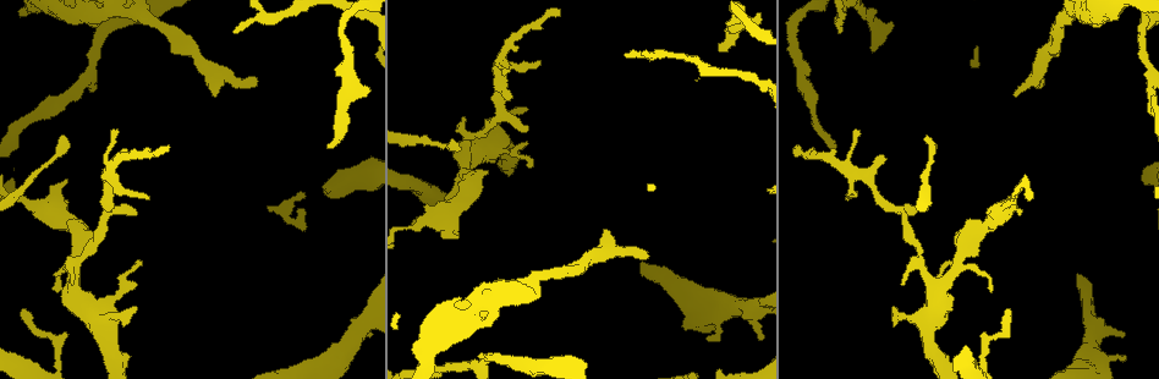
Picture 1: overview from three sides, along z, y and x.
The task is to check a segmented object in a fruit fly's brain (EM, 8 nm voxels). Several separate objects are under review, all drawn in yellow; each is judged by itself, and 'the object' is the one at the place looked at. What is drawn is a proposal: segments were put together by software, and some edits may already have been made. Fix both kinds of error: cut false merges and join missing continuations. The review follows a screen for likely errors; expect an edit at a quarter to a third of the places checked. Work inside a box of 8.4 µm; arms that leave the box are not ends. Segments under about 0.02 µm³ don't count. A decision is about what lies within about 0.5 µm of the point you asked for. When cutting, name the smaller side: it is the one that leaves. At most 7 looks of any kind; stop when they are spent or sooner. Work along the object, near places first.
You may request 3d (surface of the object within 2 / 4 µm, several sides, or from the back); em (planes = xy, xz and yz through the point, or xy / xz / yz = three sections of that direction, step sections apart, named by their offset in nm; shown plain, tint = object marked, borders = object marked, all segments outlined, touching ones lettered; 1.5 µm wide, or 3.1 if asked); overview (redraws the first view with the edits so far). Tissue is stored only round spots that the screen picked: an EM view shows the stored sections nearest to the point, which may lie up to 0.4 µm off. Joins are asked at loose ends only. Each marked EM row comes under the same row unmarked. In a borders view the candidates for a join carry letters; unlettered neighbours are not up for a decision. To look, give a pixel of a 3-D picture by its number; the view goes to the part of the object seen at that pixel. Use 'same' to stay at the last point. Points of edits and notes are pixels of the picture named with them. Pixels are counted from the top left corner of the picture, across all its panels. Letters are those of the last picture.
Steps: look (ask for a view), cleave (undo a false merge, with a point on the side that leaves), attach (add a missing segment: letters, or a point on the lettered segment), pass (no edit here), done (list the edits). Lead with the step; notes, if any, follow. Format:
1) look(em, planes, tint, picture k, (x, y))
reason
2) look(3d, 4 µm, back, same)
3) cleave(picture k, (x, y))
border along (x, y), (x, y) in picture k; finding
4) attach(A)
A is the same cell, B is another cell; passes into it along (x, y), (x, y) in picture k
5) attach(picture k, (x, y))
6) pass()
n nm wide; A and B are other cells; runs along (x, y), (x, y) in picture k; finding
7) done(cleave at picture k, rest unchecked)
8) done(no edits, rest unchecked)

look(em, planes, tint, picture 1, (1013, 200))
sharp bend

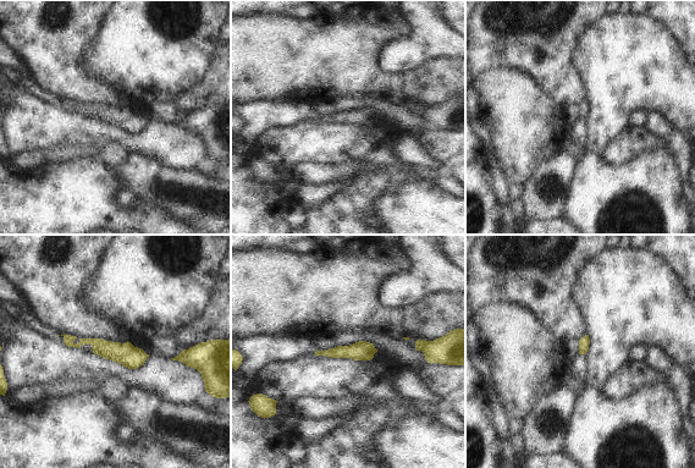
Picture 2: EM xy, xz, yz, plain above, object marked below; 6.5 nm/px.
look(em, planes, borders, same)

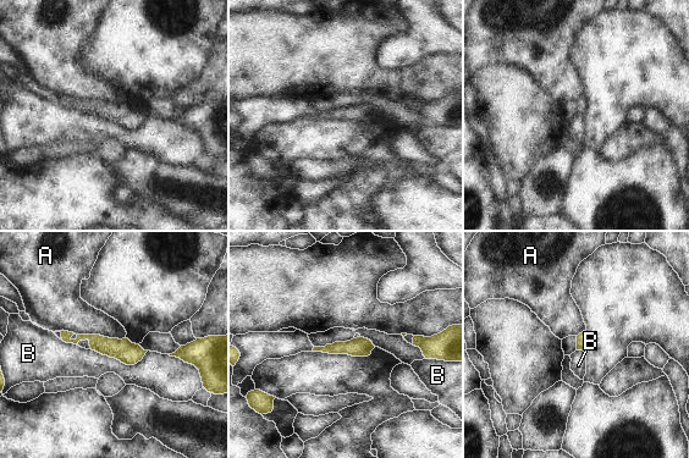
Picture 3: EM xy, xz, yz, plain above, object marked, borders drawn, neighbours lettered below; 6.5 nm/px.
pass()
B touches over 380 nm; A and B are other cells; runs along (64, 334), (141, 353) in picture 3; continuous, no second neuron

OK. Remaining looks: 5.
look(em, planes, borders, picture 1, (991, 288))

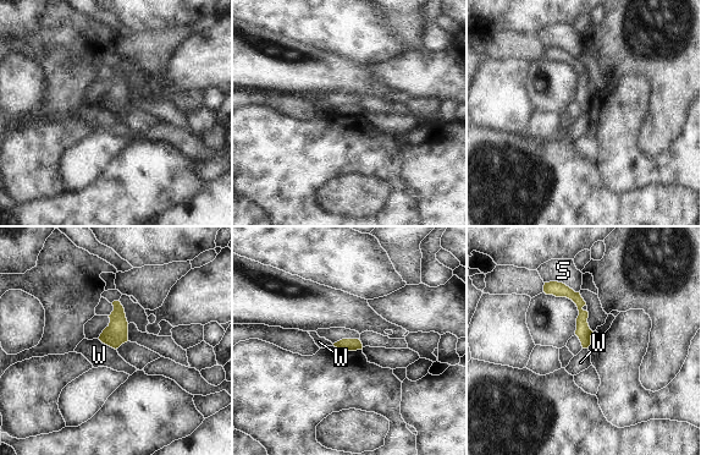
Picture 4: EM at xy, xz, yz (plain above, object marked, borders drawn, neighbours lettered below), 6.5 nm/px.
pass()
80 nm wide; S and W are other cells; runs along (547, 285), (580, 303), (585, 345) in picture 4; no lettered segment goes on from it

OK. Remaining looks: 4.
look(em, yz, step 4, borders, picture 1, (708, 335))

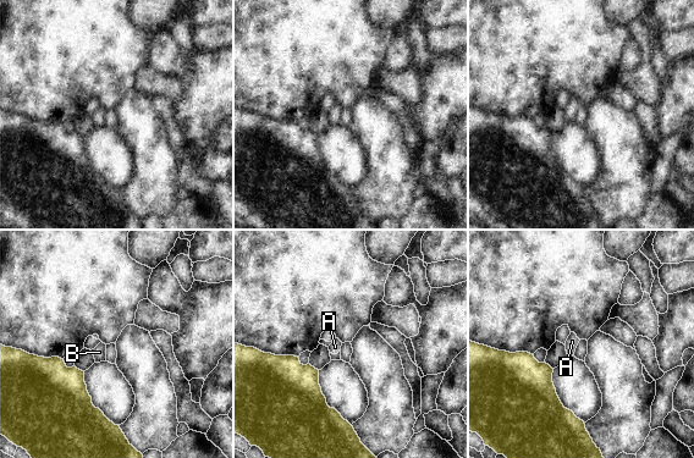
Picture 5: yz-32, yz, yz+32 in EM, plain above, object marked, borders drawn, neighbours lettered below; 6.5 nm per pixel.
look(em, planes, borders, same)

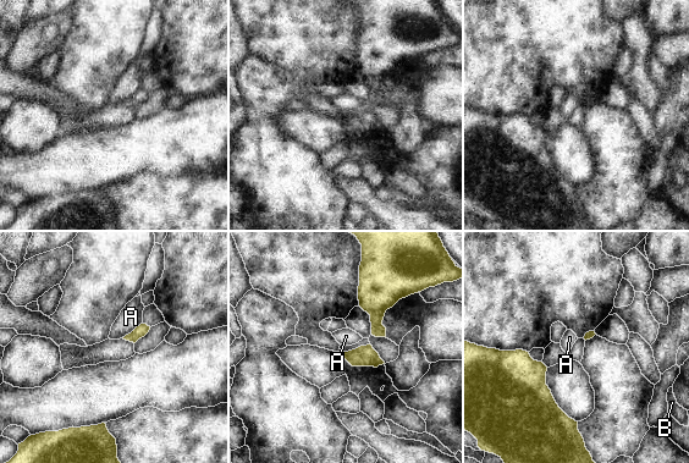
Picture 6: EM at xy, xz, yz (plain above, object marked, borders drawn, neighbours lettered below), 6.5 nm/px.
pass()
A and B are other cells; border along (142, 323), (121, 337) in picture 6; no lettered segment goes on from it

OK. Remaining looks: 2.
done(no edits, rest unchecked)

